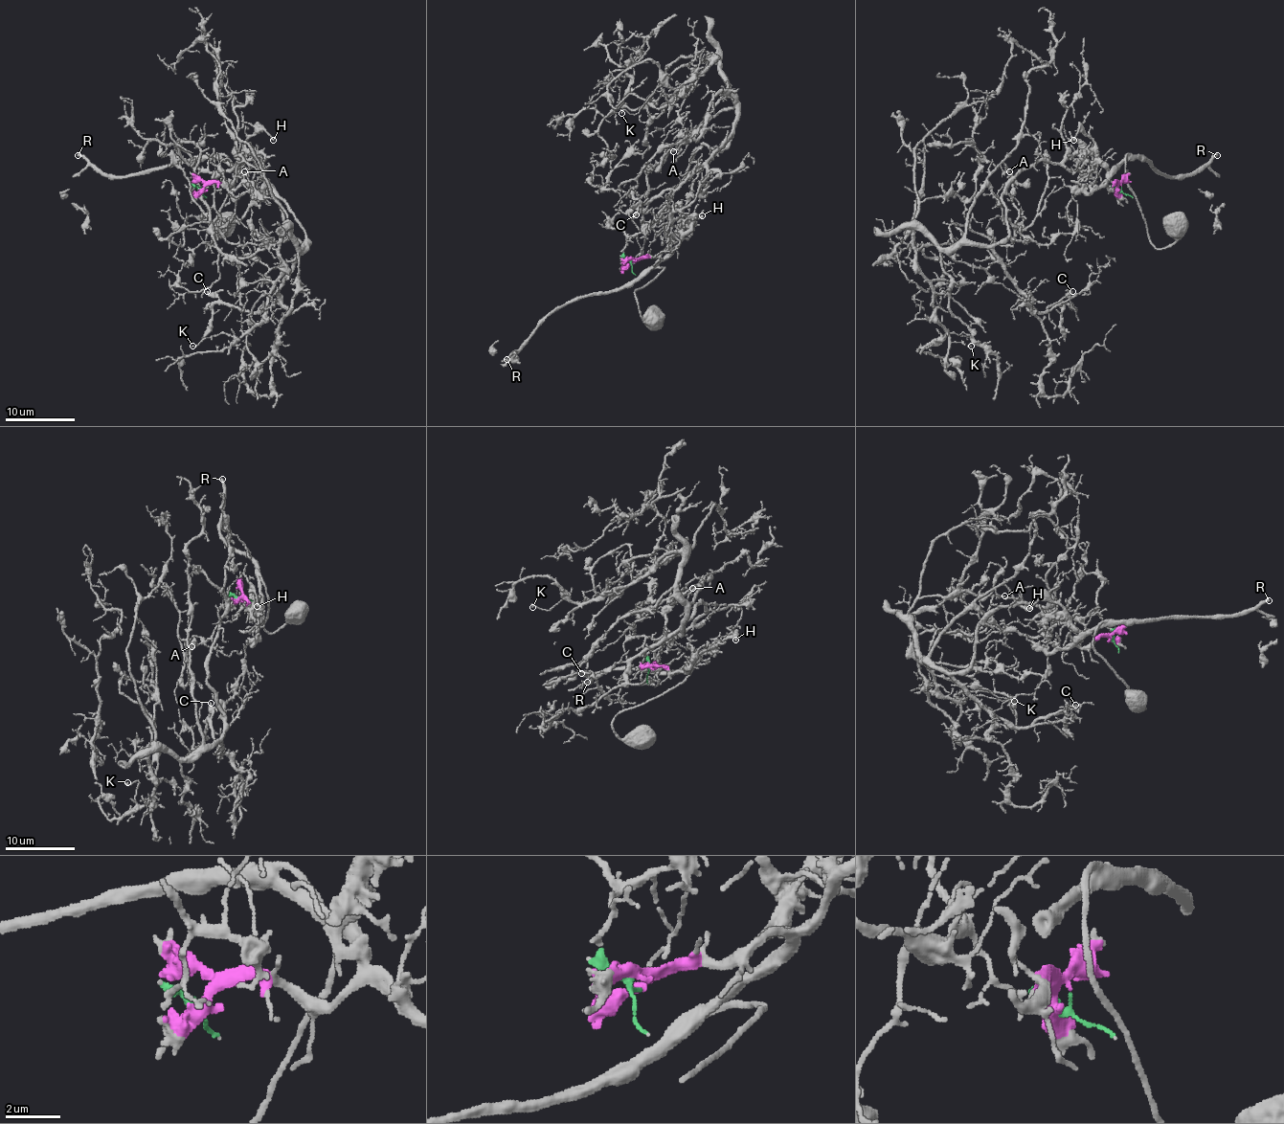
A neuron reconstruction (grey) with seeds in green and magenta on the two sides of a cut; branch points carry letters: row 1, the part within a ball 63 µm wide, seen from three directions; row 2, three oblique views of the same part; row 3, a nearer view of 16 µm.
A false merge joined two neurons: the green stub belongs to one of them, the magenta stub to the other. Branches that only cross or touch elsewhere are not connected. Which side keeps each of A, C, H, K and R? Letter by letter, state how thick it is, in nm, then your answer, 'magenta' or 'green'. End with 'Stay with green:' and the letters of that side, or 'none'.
A: 80 nm thick; green
C: 300 nm thick; green
H: 200 nm thick; magenta
K: 130 nm thick; green
R: 280 nm thick; magenta
Stay with green: A, C, K

